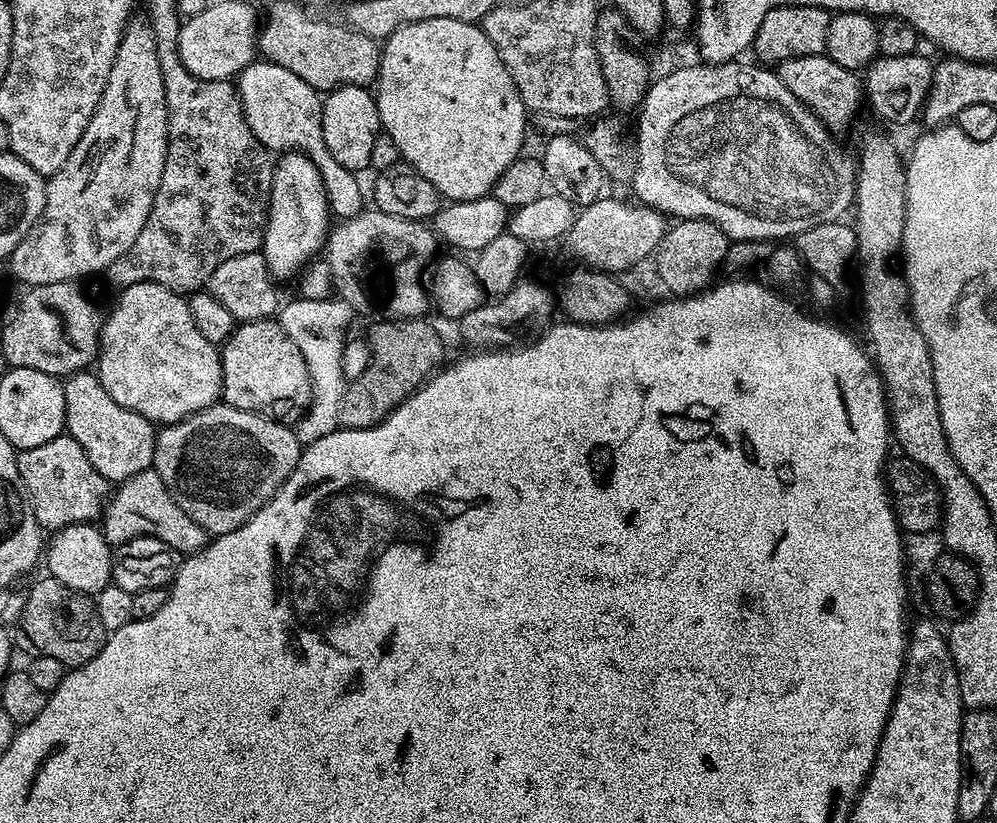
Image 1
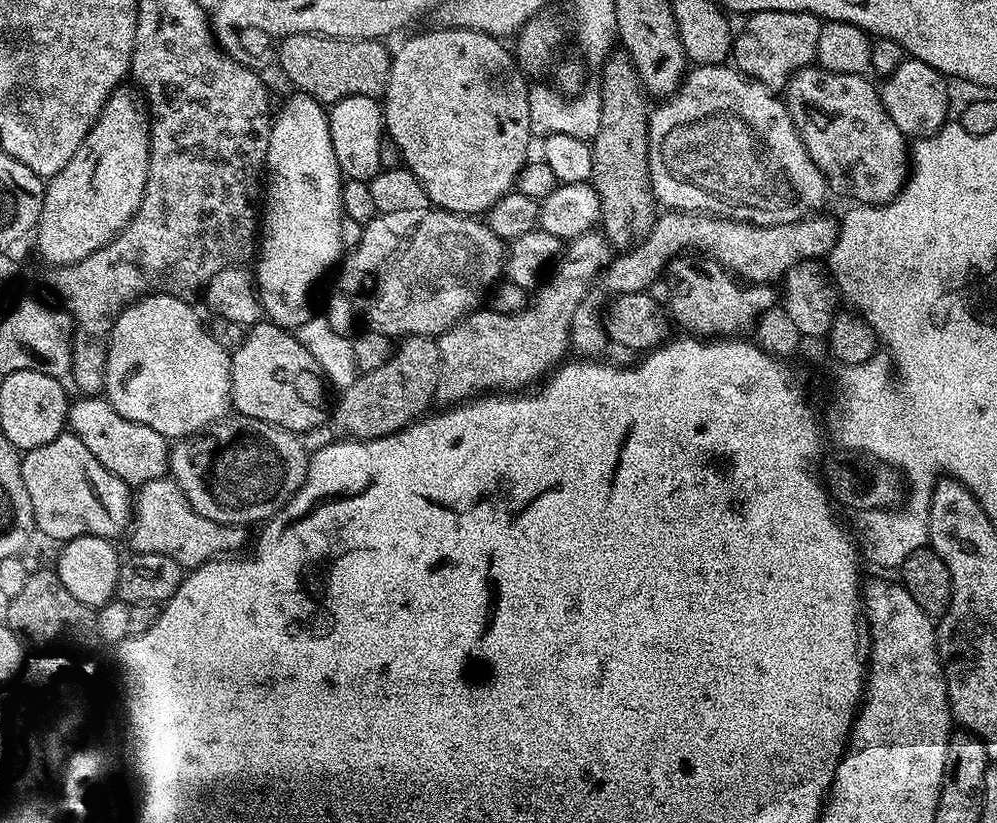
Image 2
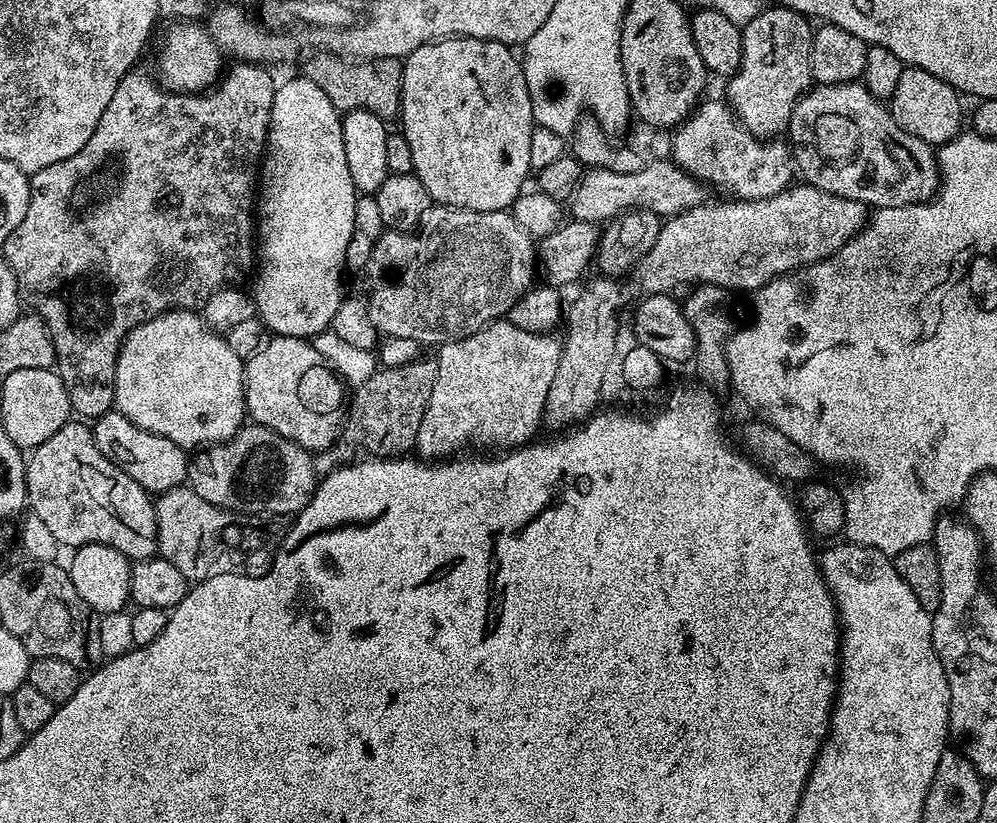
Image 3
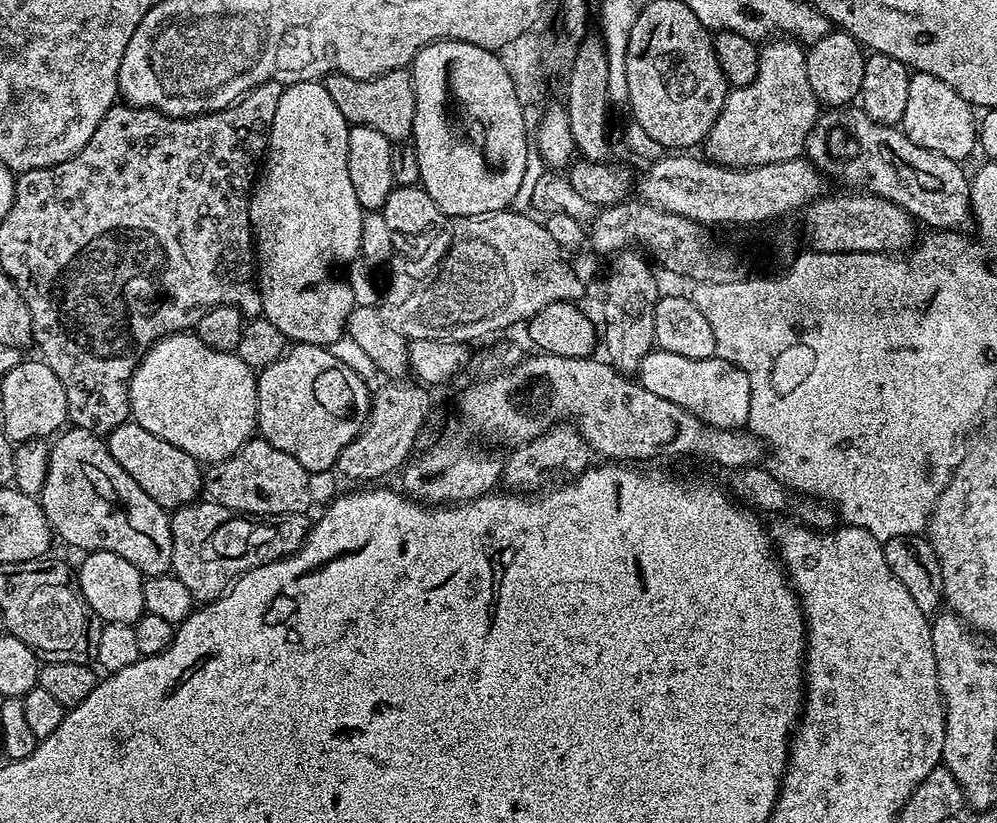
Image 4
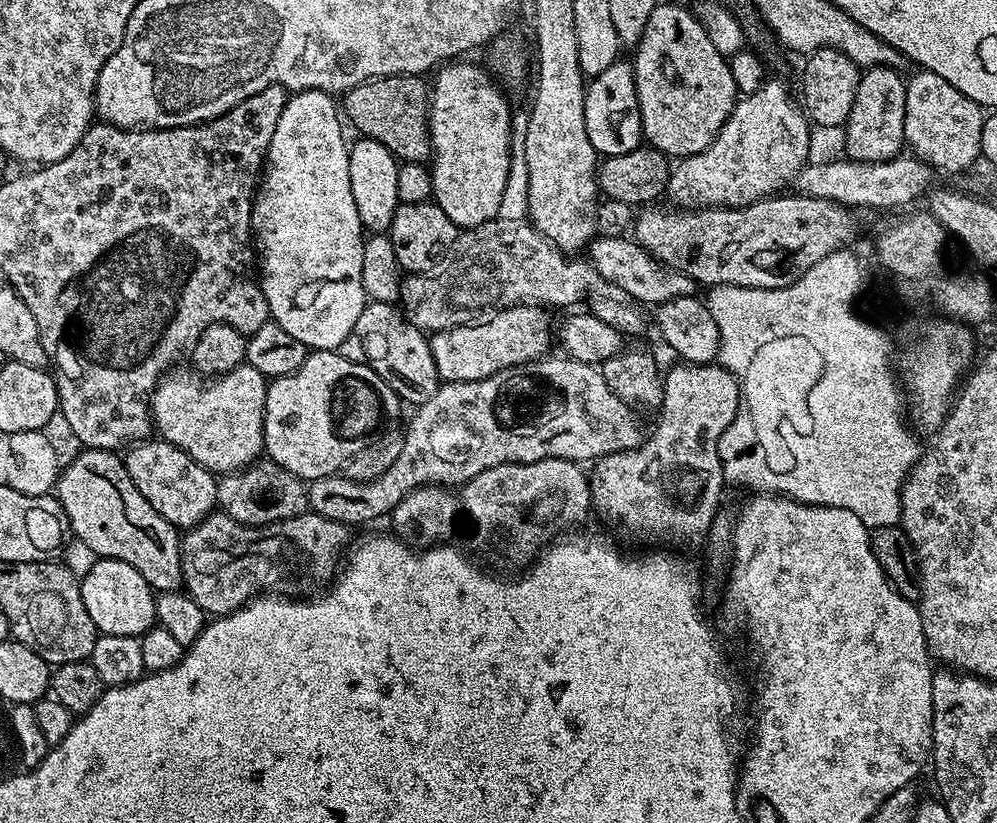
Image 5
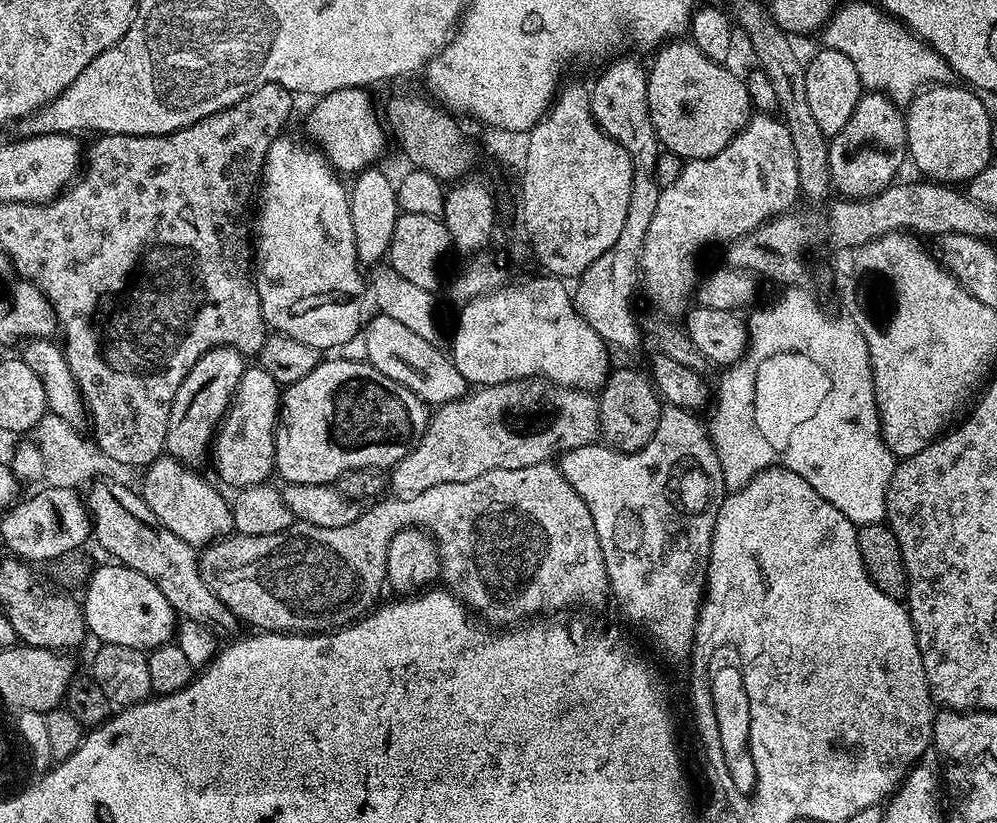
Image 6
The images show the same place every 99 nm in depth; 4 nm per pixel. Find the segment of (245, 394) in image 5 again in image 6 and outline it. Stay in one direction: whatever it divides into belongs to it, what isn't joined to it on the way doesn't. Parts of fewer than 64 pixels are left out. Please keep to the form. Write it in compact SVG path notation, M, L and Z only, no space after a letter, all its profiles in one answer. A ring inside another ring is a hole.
M259 366L245 367L242 378L236 387L236 395L232 398L232 405L228 407L228 413L220 422L220 427L214 437L214 447L210 452L210 464L216 467L220 475L221 485L229 484L232 490L241 488L253 488L265 483L268 475L276 472L276 422L280 414L280 397L282 386L266 374Z

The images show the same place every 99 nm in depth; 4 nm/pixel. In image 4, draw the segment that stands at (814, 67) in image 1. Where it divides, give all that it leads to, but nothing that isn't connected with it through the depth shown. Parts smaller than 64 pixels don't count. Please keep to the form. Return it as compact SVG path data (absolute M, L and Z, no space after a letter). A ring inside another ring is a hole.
M859 106L821 111L804 140L804 152L825 177L837 176L842 183L853 184L853 189L867 189L886 198L902 206L921 225L929 224L929 229L964 230L967 224L969 227L972 188L969 173L964 173L965 165L910 142L899 127L874 122Z

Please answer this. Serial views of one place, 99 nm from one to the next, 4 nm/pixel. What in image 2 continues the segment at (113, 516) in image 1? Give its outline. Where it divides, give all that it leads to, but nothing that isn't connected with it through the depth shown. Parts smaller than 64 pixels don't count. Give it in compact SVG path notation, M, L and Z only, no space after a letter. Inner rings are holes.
M171 478L151 480L139 485L134 496L134 511L130 531L127 533L129 549L132 552L157 552L174 558L181 568L191 570L201 568L208 560L232 554L235 548L244 544L243 527L235 524L219 524L210 522L210 518L202 518L191 506Z

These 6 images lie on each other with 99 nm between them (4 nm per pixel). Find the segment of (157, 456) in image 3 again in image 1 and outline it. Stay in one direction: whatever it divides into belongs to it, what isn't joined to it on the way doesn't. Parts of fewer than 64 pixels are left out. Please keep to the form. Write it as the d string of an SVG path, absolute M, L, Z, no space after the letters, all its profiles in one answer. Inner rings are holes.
M88 370L76 372L63 381L66 398L64 427L67 435L72 436L74 442L82 446L82 450L86 450L86 458L90 458L90 466L94 466L94 470L98 470L98 474L102 474L104 480L109 482L129 480L134 478L134 474L142 474L142 470L152 467L157 429L151 420L142 418L142 414L134 414L134 410L126 410L126 406L118 406L118 402L114 402L114 398L106 394L99 375L92 373L91 376L90 373L91 371Z

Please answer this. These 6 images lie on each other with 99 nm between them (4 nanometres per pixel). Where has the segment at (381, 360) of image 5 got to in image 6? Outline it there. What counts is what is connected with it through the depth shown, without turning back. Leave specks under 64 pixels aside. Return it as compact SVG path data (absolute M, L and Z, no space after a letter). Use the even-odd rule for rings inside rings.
M382 313L374 316L369 324L367 321L362 334L366 342L367 363L388 378L406 386L412 393L418 394L430 406L449 404L467 395L470 388L468 380L459 373L445 351L443 353L435 343L417 336L390 316Z

